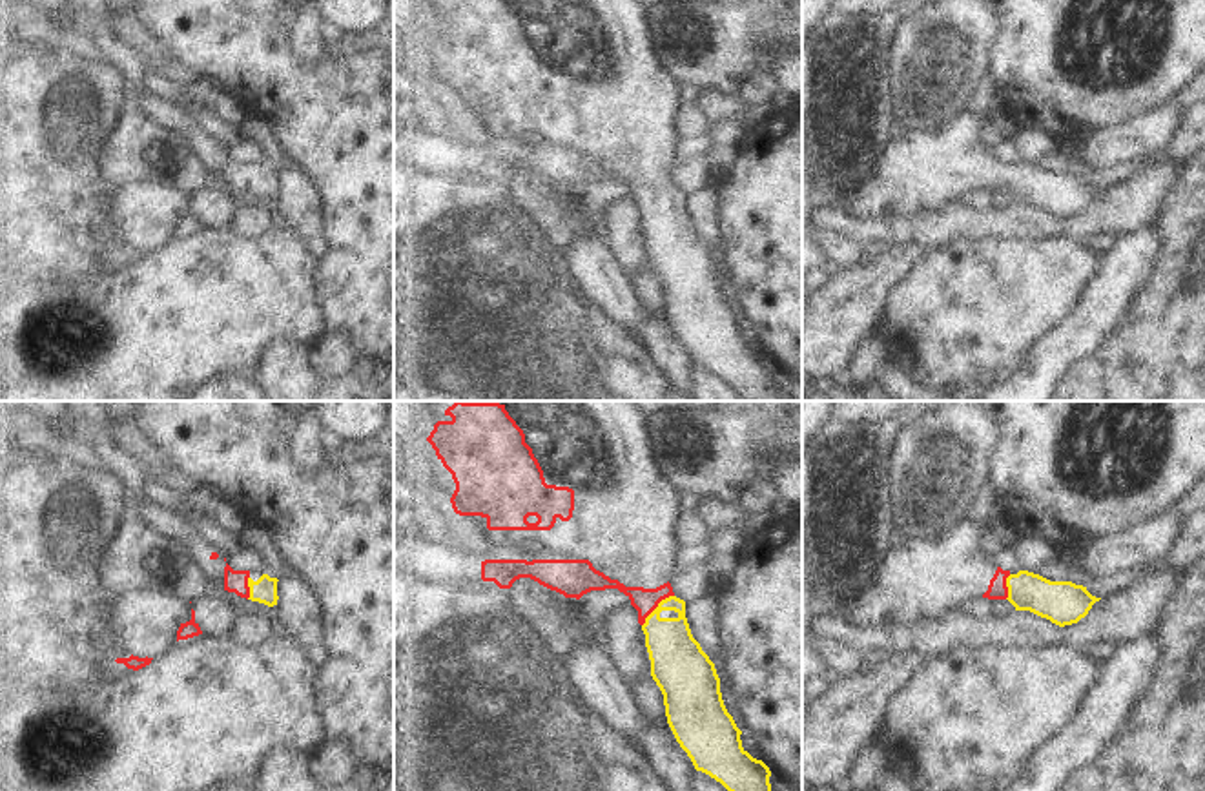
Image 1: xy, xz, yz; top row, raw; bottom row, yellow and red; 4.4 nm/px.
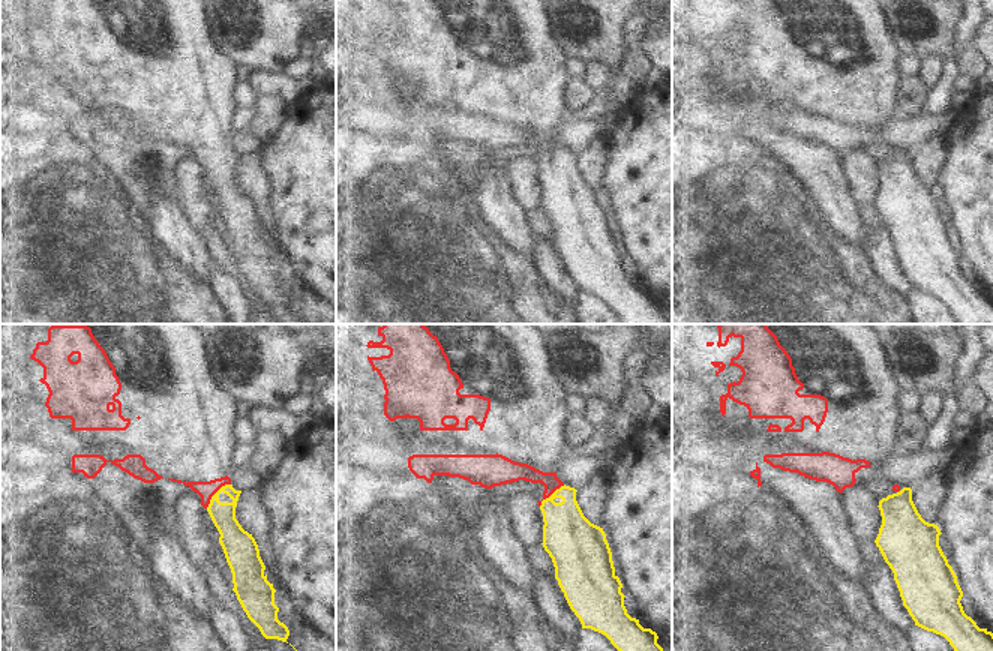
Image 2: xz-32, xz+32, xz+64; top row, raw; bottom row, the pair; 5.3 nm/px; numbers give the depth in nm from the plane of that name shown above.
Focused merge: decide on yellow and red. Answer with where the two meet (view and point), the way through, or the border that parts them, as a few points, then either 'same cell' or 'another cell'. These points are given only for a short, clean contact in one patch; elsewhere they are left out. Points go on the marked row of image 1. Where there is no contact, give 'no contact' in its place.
contact xz (657, 607); way xz (677, 660), (655, 627), (657, 607), (644, 600); same cell

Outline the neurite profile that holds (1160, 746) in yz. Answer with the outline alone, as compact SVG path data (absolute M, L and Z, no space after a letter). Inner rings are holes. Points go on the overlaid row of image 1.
M1183 651L1158 654L1150 683L1132 704L1121 729L1061 791L1205 791L1205 691L1187 698Z

